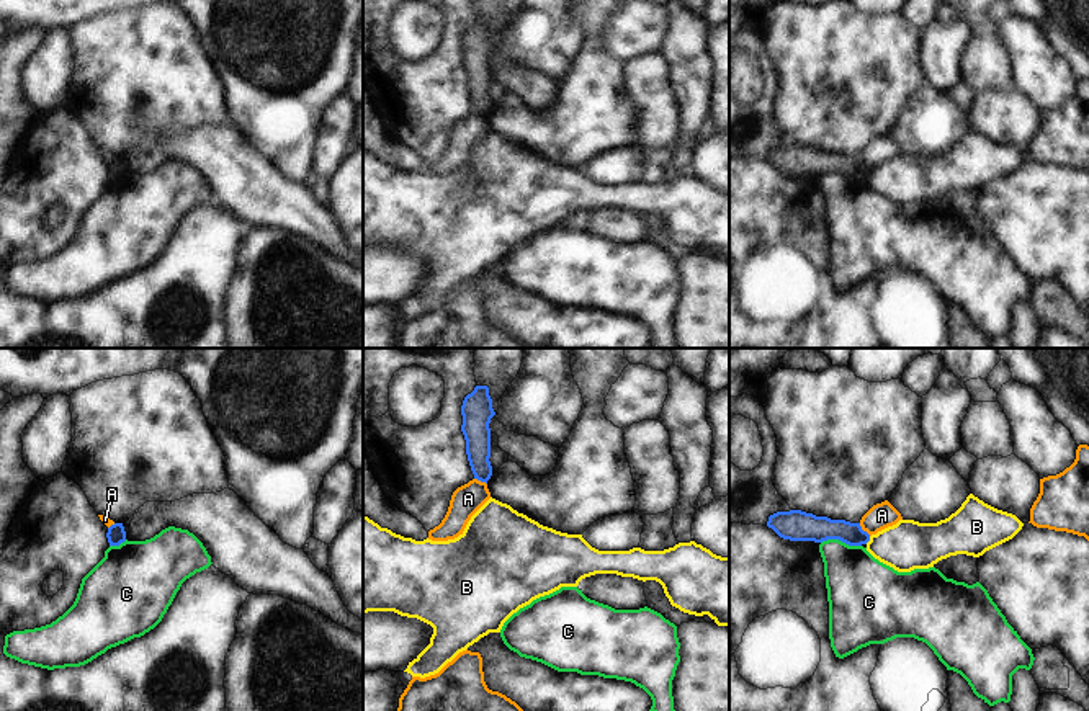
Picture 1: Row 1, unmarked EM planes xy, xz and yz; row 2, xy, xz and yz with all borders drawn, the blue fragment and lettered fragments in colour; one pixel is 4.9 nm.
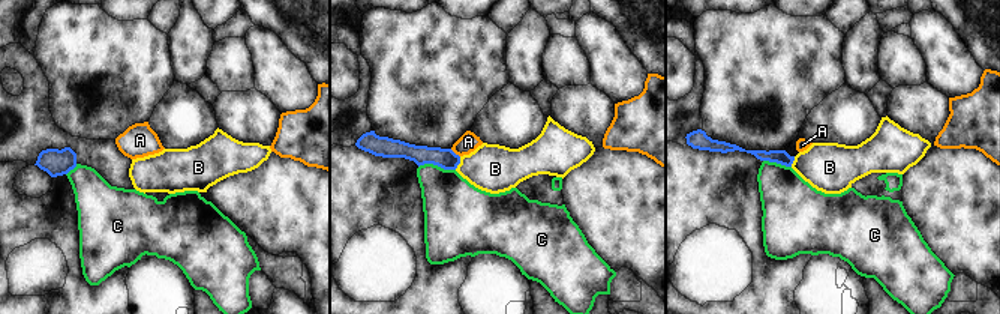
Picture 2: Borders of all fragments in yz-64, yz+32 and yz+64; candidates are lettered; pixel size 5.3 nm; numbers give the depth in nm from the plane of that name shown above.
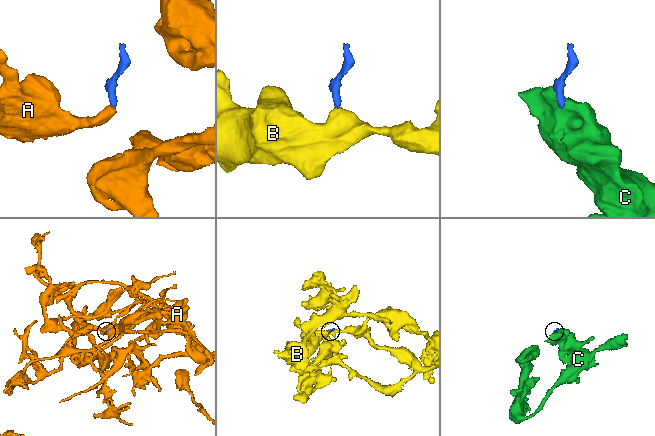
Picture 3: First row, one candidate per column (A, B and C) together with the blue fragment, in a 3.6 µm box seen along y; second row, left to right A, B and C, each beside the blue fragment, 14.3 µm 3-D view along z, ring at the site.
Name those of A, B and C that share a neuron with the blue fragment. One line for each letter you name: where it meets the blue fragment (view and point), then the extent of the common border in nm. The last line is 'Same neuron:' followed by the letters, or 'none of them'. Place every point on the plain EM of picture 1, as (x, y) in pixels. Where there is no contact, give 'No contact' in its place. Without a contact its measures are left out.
Same neuron: none of them

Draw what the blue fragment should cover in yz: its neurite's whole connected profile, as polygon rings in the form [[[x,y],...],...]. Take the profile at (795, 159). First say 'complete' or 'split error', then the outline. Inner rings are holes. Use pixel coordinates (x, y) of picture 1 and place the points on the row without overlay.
complete | [[[801,144],[777,145],[769,150],[767,160],[790,175],[839,173],[849,180],[862,180],[870,175],[870,168],[862,163],[860,157],[831,154]]]

